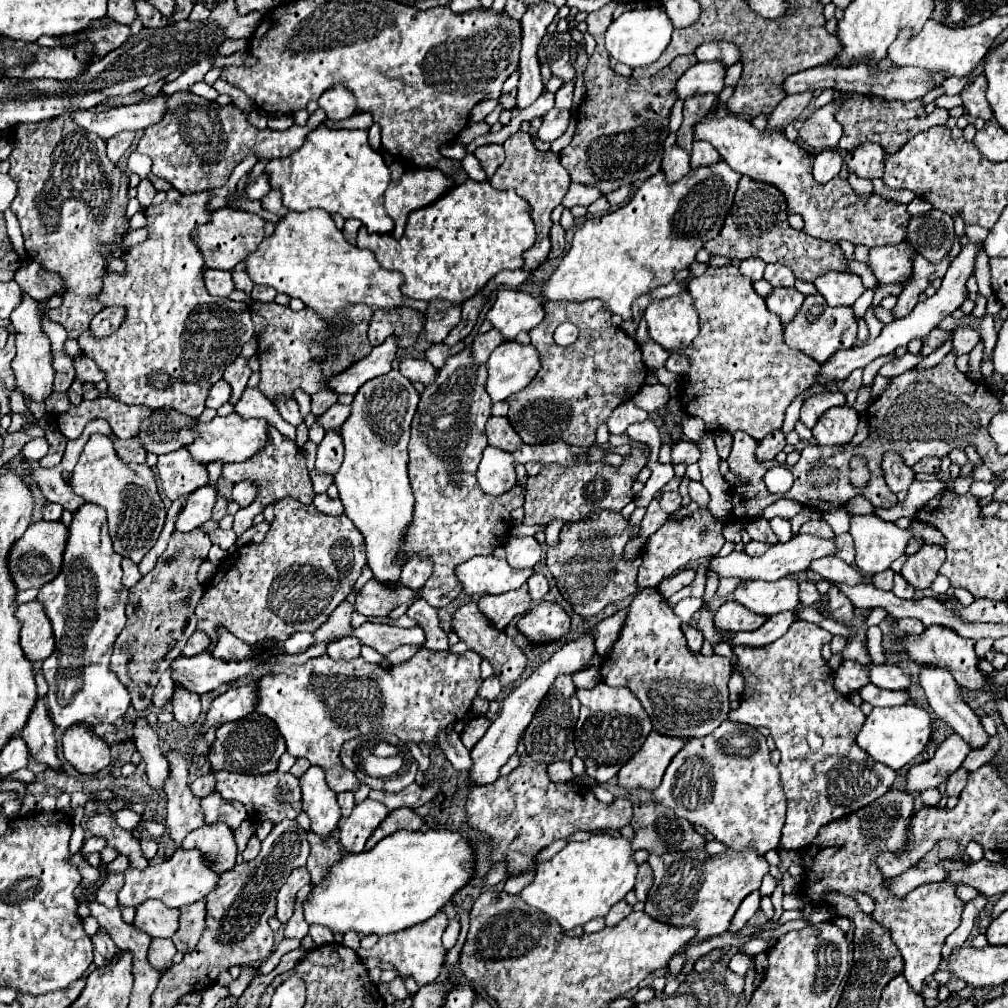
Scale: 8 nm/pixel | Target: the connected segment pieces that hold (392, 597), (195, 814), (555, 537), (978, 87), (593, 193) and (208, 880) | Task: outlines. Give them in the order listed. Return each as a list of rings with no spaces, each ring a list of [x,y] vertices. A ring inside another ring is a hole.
[[[376,580],[364,584],[360,592],[356,592],[354,608],[356,612],[372,618],[372,616],[388,616],[390,610],[398,608],[400,604],[412,604],[416,592],[402,586],[384,586]]]
[[[166,750],[164,758],[170,764],[168,778],[164,782],[164,792],[168,796],[168,816],[166,826],[176,844],[180,844],[190,830],[204,824],[200,800],[188,788],[190,758],[178,750]]]
[[[555,519],[547,524],[547,529],[545,531],[546,541],[545,543],[550,546],[556,546],[559,542],[559,533],[564,522]]]
[[[978,76],[960,96],[964,100],[964,108],[970,118],[982,118],[982,120],[992,118],[992,110],[986,100],[986,78],[984,76]]]
[[[572,184],[570,190],[568,190],[568,194],[566,194],[566,198],[562,200],[562,204],[564,204],[566,208],[572,208],[572,206],[576,206],[576,204],[580,204],[580,206],[590,206],[590,204],[596,202],[600,196],[602,196],[602,192],[600,192],[598,188],[594,188],[594,186]]]
[[[176,850],[176,854],[170,860],[156,866],[148,866],[146,870],[128,868],[124,876],[126,876],[126,882],[118,894],[118,902],[120,906],[130,906],[130,908],[136,908],[150,898],[164,902],[168,908],[182,908],[202,900],[218,882],[218,874],[210,872],[210,868],[202,862],[202,856],[198,854],[198,850]]]

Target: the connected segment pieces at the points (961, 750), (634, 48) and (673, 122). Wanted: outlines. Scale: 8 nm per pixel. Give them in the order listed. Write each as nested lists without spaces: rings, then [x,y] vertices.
[[[952,734],[950,738],[946,738],[936,750],[932,760],[910,766],[910,770],[906,772],[908,792],[922,792],[926,788],[938,788],[942,782],[948,780],[952,772],[956,772],[962,766],[970,750],[972,750],[970,744],[964,742],[958,734]]]
[[[642,8],[642,10],[628,10],[618,20],[614,20],[606,32],[606,50],[610,56],[622,64],[632,68],[648,66],[660,58],[666,50],[670,36],[672,36],[672,22],[662,8]]]
[[[678,99],[672,108],[669,124],[670,133],[677,132],[683,122],[683,105],[684,101]]]

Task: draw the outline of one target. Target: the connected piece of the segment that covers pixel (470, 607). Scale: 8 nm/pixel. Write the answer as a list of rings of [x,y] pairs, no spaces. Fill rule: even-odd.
[[[468,602],[468,604],[460,606],[460,608],[452,614],[452,630],[458,634],[460,640],[464,640],[464,642],[468,644],[470,650],[478,652],[482,658],[486,658],[486,660],[492,664],[494,674],[500,678],[502,686],[510,686],[510,684],[516,682],[516,680],[520,678],[520,674],[524,672],[524,668],[526,668],[526,656],[522,654],[522,650],[514,646],[514,642],[512,642],[510,636],[506,636],[504,632],[498,634],[498,632],[490,626],[490,622],[486,622],[486,618],[482,618],[482,614],[480,614],[480,610],[478,610],[478,606],[476,606],[474,602]]]

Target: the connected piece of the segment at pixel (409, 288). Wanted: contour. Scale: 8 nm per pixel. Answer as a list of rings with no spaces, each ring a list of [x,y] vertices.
[[[468,178],[464,184],[458,184],[456,188],[452,188],[450,192],[446,192],[442,198],[438,198],[434,204],[410,212],[410,216],[408,216],[408,220],[406,220],[404,234],[402,234],[400,240],[394,240],[390,234],[384,234],[384,236],[380,236],[380,234],[368,234],[366,228],[362,226],[362,228],[358,230],[358,242],[356,242],[356,246],[358,246],[358,248],[368,248],[368,250],[372,250],[374,256],[376,256],[376,260],[378,260],[386,270],[402,272],[404,278],[406,278],[406,282],[404,282],[404,294],[406,294],[408,298],[424,300],[424,302],[428,302],[428,300],[432,300],[432,298],[442,298],[442,300],[450,300],[450,302],[464,302],[464,300],[472,298],[474,294],[478,294],[478,292],[482,290],[482,286],[486,286],[486,282],[488,282],[494,274],[498,274],[500,270],[516,270],[516,268],[522,268],[522,254],[534,244],[534,236],[536,236],[536,230],[534,230],[534,222],[532,222],[532,218],[530,218],[530,210],[528,210],[528,206],[526,206],[526,200],[522,200],[514,190],[504,190],[504,192],[502,192],[502,190],[492,188],[488,180],[486,180],[486,182],[474,182],[474,180]]]

